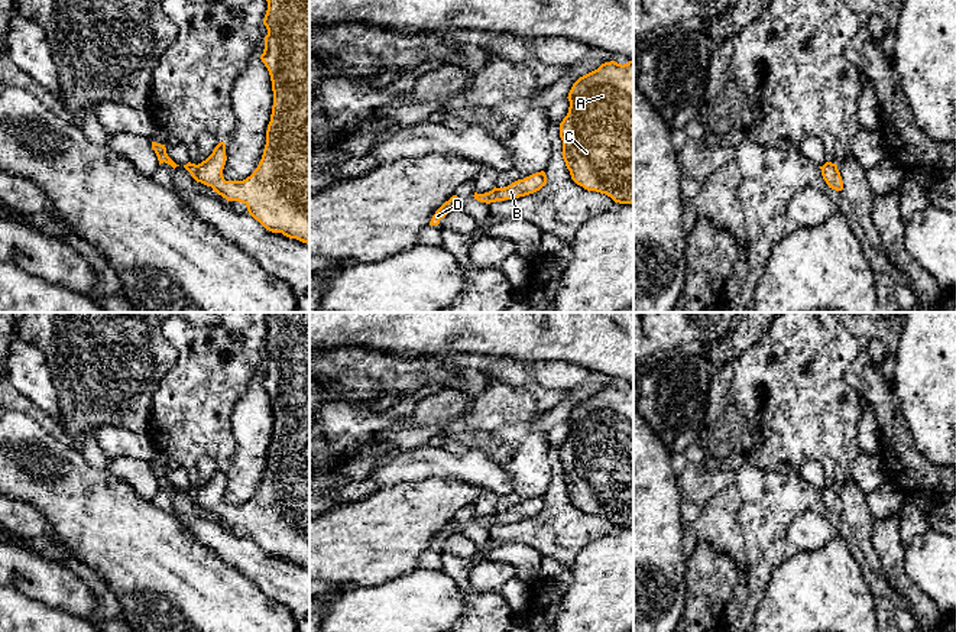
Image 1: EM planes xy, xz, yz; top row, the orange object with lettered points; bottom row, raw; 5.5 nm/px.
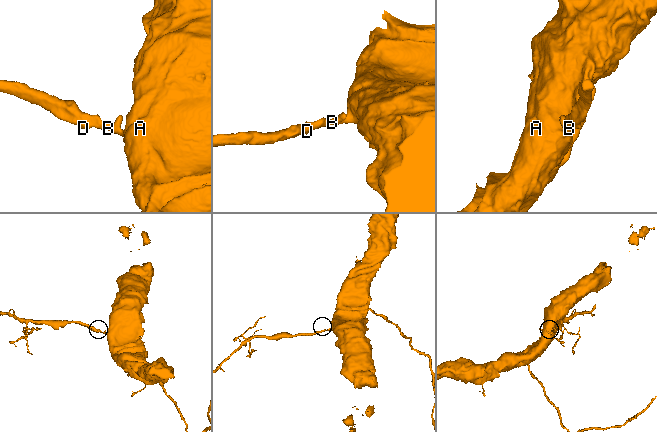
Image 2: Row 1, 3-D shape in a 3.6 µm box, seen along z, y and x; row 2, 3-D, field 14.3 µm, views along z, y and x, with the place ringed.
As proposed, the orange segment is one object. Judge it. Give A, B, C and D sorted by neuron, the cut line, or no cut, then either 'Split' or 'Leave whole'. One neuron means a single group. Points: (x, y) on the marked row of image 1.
Groups: A B C D. No split. Leave whole

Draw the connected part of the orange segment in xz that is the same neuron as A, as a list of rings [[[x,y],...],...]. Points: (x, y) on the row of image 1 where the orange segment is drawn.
[[[633,61],[602,64],[597,69],[580,77],[568,93],[568,113],[560,123],[563,159],[571,179],[587,191],[606,194],[615,202],[633,202]]]

